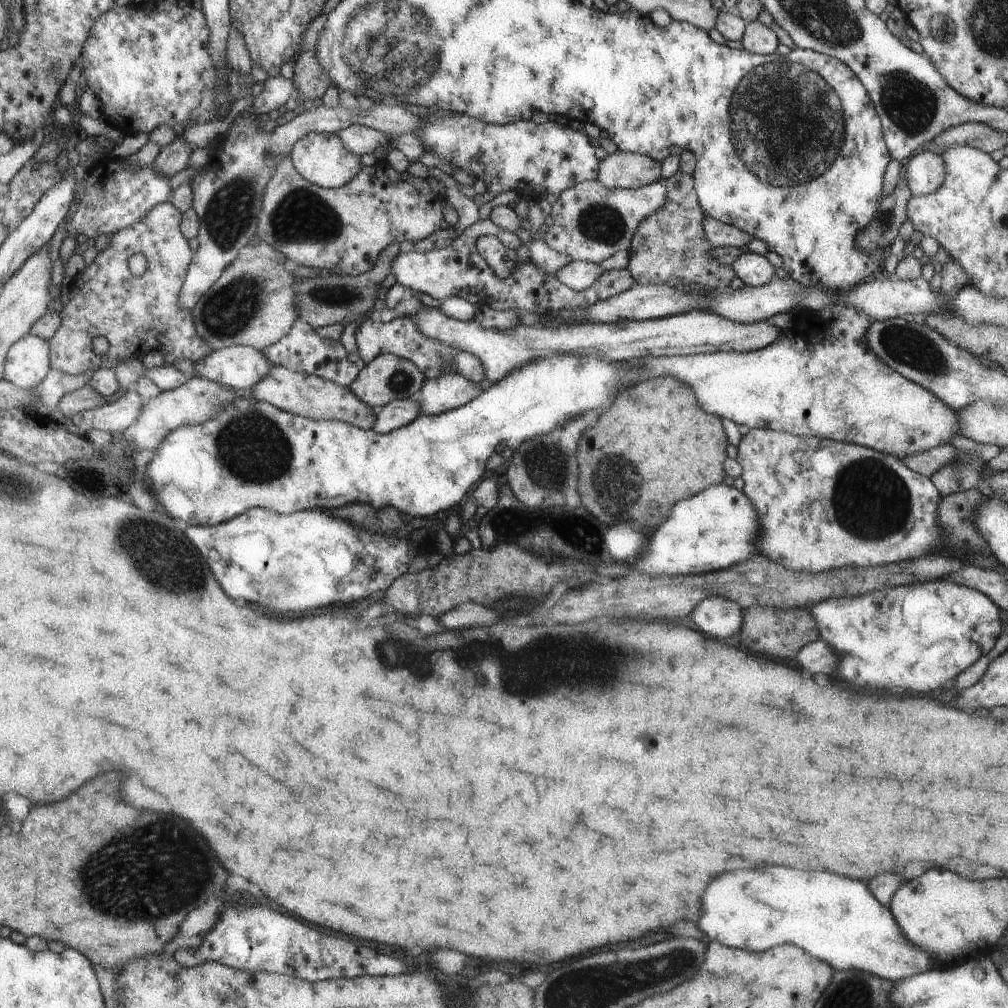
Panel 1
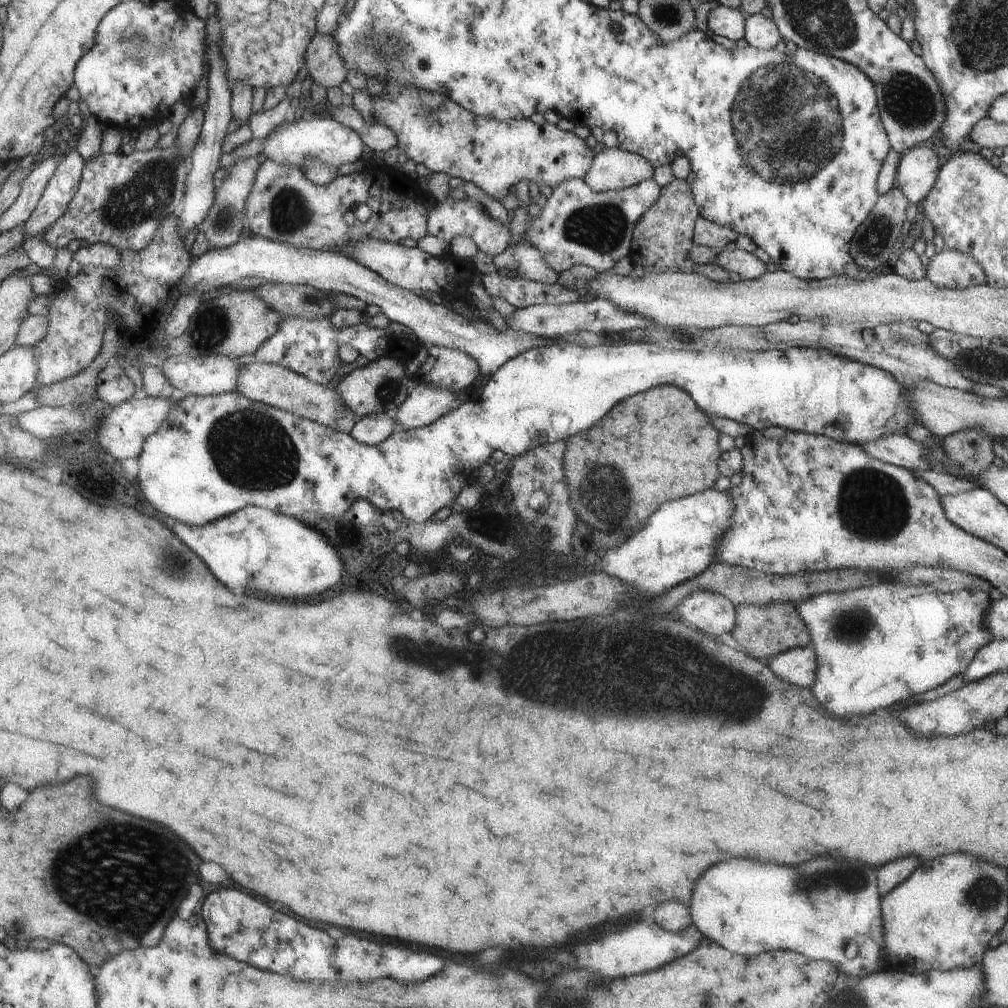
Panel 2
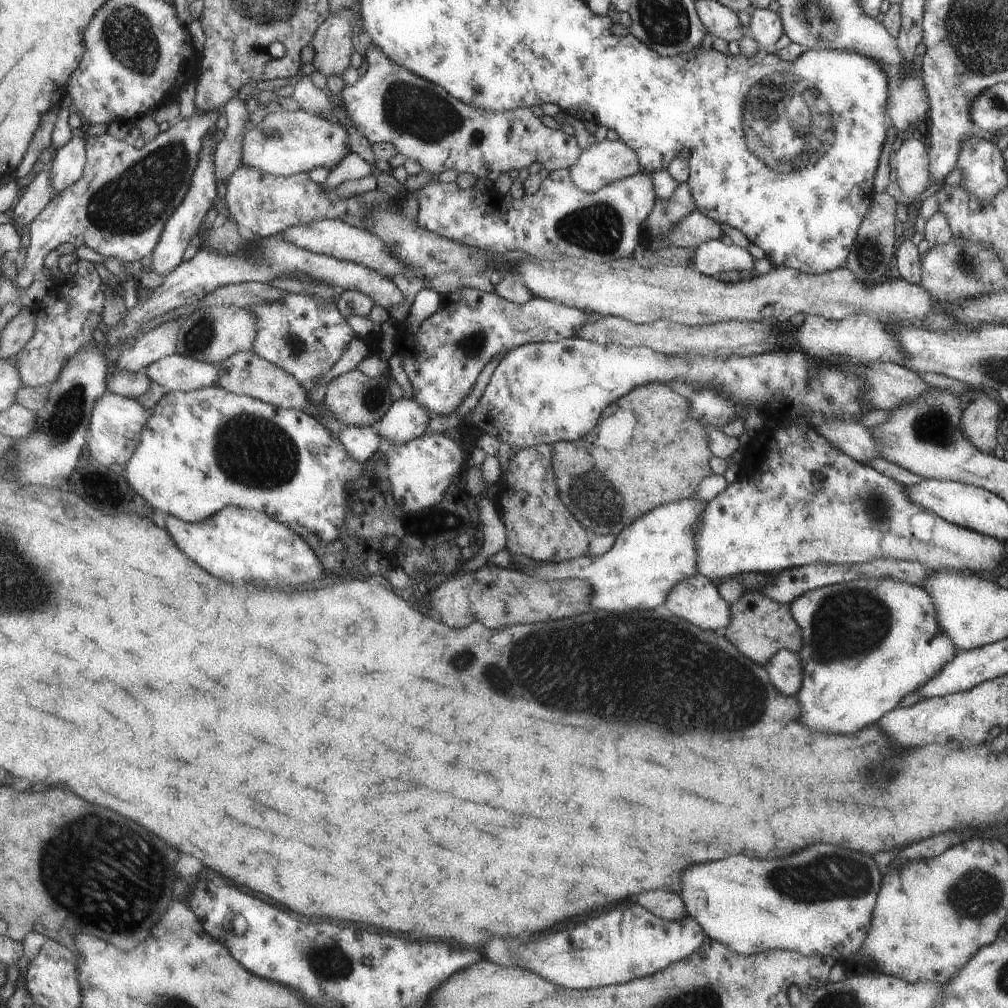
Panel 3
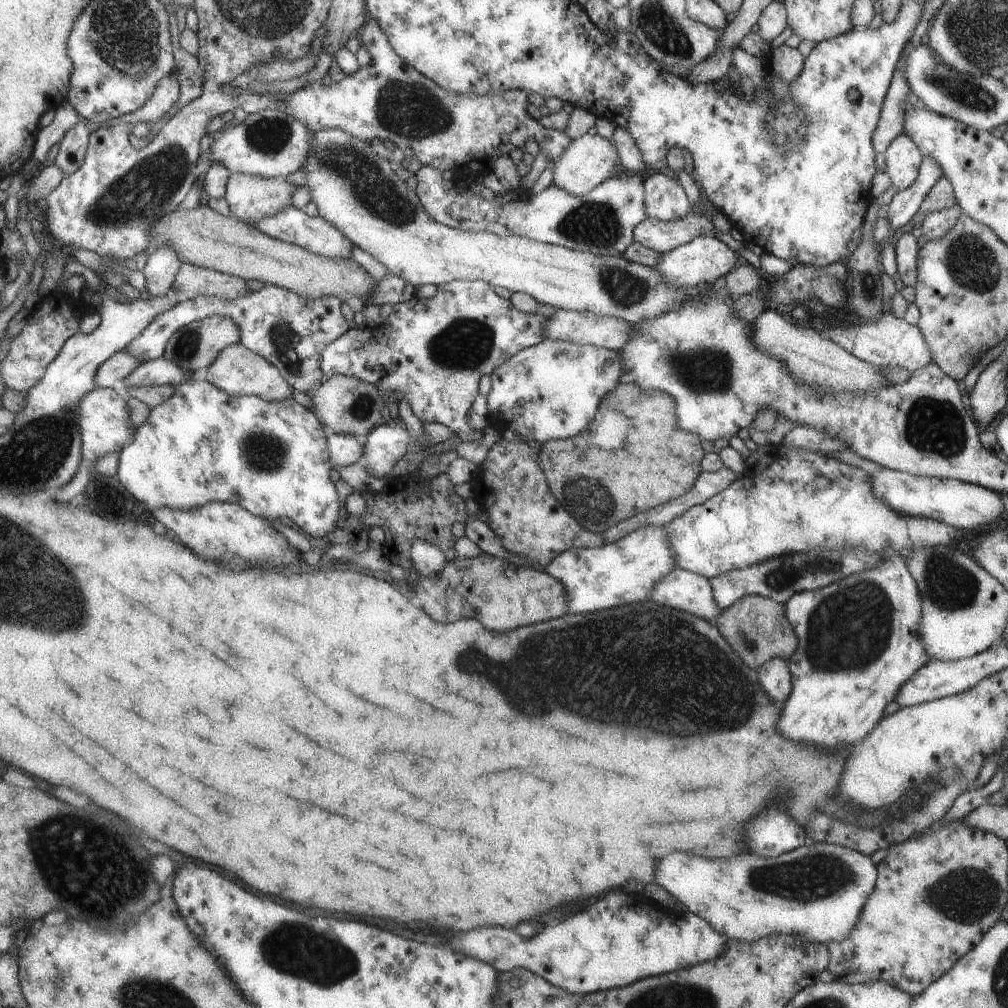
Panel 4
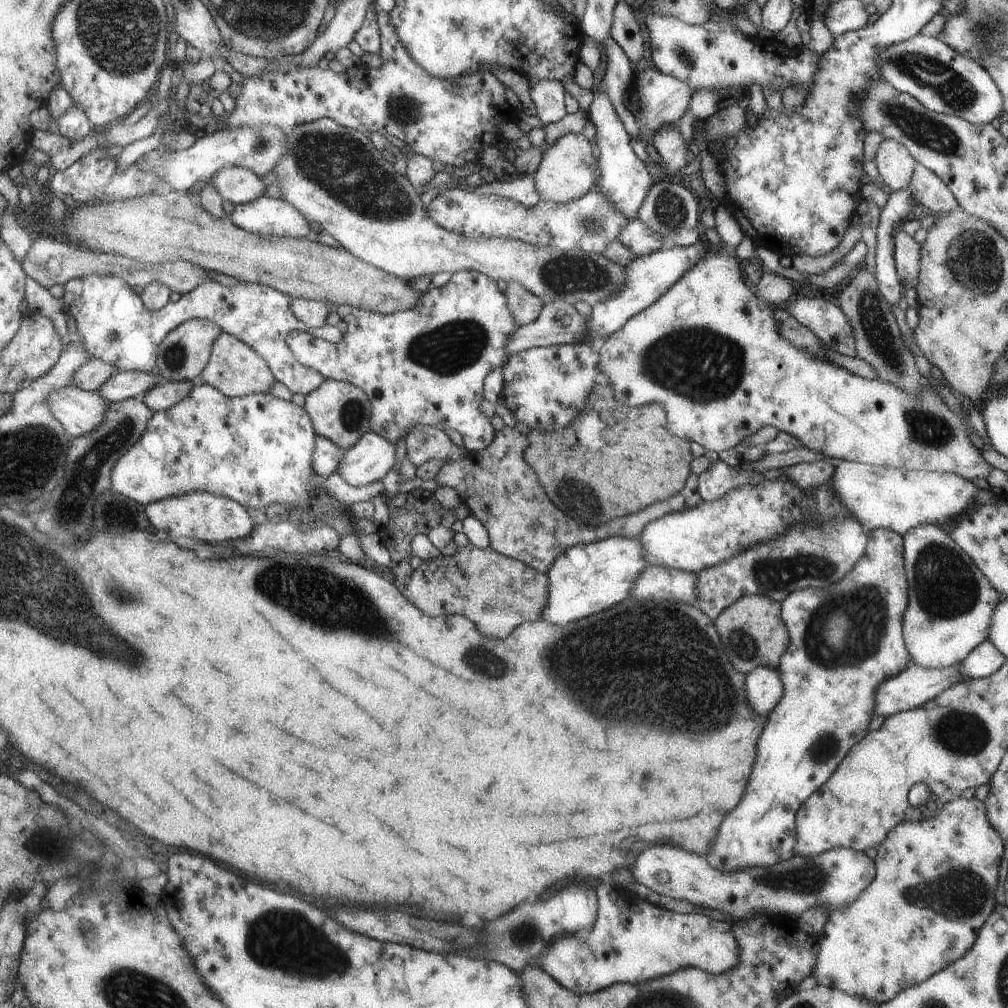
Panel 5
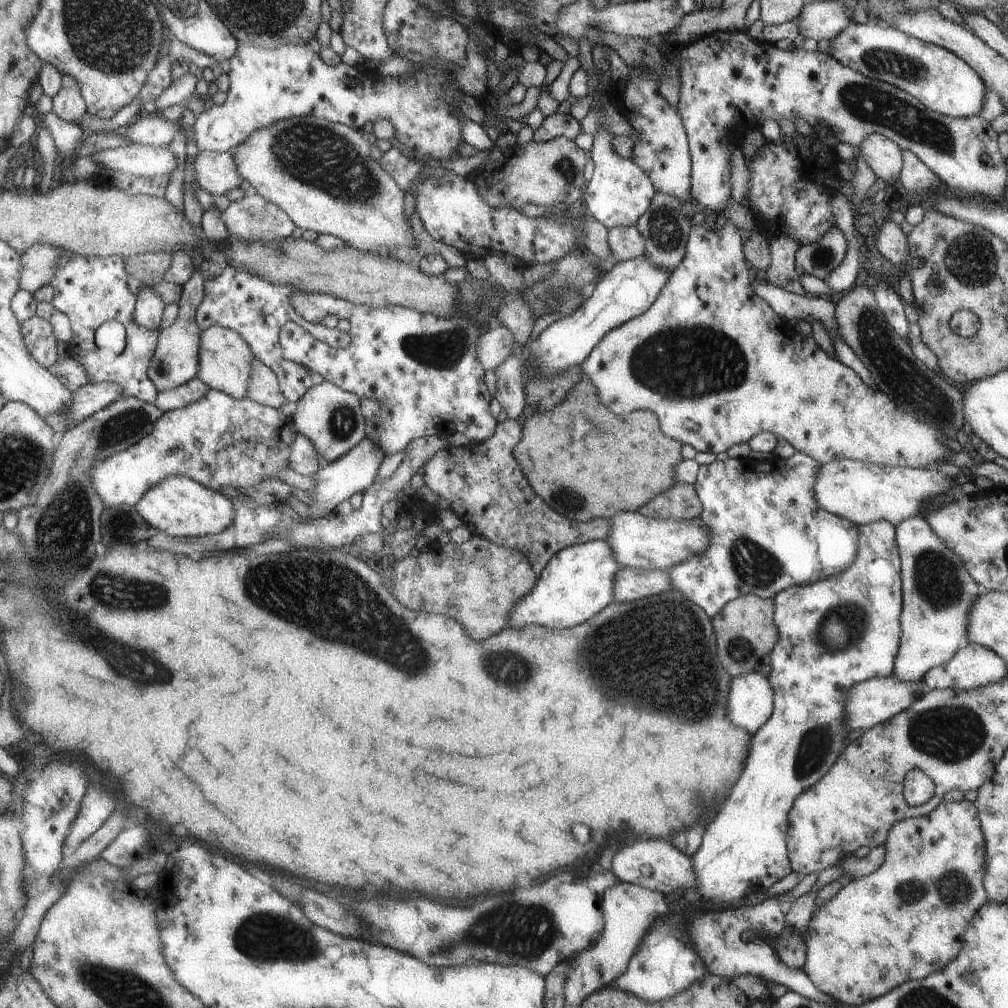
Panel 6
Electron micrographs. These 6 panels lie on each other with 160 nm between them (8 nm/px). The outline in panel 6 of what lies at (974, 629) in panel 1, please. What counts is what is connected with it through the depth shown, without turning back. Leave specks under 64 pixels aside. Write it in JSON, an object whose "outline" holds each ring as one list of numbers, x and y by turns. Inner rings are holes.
{"outline":[[878,520,864,525,858,525,859,542,856,548,856,559,849,568,836,575,828,576,823,580,806,584,793,585,785,588,785,592,778,592,771,600,775,605,773,620,779,633,779,639,771,652,771,670,766,676,773,689,772,713,771,716,751,735,750,746,748,748,747,762,744,770,740,772,740,778,728,791,727,798,720,804,709,824,704,828,703,838,700,847,692,854,692,868,696,873,695,888,697,892,706,900,711,900,715,904,725,904,739,900,754,892,767,890,774,882,781,880,783,876,792,870,791,862,788,859,787,830,788,812,792,804,805,789,815,784,836,762,837,757,843,750,847,736,847,729,844,727,844,698,847,691,855,683,873,678,886,677,892,674,897,651,900,642,900,612,903,610,903,578,900,576,900,553,896,544,895,526,889,521]]}

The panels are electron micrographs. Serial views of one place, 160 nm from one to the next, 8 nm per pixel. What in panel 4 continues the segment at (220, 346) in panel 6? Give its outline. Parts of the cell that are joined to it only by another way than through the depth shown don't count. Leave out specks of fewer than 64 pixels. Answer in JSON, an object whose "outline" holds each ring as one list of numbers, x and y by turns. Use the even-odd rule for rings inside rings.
{"outline":[[240,342,223,348,213,360,206,374,207,381,229,396,255,395,268,401,282,401,291,397,292,385,280,375,280,371,259,354,251,352]]}

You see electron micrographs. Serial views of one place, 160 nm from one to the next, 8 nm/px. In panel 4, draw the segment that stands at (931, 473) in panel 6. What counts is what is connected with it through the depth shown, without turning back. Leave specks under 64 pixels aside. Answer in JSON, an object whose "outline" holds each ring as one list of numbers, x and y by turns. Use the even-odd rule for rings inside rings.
{"outline":[[843,449,838,457,841,462,852,467,863,468,872,477,872,492,879,500,884,500,896,513,910,517,925,517,936,520,962,531,973,530,977,526,985,526,995,522,1001,516,1001,500,995,491,982,486,955,479,938,479,902,473,895,469,888,469,873,461,861,458,849,449]]}

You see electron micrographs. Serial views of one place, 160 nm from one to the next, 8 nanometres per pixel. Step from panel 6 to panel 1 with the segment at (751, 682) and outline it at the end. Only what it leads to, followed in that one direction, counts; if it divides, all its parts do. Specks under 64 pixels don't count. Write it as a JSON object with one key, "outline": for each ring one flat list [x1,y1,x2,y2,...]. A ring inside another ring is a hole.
{"outline":[[815,640,813,643,805,644,796,656,793,656,797,666,801,666,803,670,807,670,809,674,827,674,831,676,837,668,837,658,833,654,833,650,823,640]]}

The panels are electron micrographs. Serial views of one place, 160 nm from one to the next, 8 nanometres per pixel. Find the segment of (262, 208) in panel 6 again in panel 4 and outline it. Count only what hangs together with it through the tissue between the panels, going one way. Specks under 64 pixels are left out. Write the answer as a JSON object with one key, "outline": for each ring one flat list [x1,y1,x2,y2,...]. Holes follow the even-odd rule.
{"outline":[[291,205,285,207,283,211,278,212,273,217,265,217,264,219,258,220,256,223,253,221,251,225,267,236,292,245,297,245,307,252,324,257,350,259,351,249,355,247,352,241,329,221,326,221,319,215,316,217,309,217,303,213,303,210,296,209]]}

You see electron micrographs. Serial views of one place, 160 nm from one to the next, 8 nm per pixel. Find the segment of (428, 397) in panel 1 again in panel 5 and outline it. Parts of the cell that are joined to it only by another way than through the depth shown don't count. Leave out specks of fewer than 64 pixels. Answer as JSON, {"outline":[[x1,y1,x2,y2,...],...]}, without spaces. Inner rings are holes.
{"outline":[[369,430,361,435,359,442,355,443,339,461,335,472,350,485,361,486,373,481,381,481,382,476,393,466,395,445,387,442,386,438]]}

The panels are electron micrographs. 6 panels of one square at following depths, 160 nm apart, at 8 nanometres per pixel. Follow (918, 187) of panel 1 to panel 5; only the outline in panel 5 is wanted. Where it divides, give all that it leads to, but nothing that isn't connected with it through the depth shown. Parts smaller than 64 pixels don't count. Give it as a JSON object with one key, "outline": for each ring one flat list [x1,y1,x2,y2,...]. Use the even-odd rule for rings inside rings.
{"outline":[[892,138,878,144,873,160,883,184,893,191,908,184,916,163,909,151]]}

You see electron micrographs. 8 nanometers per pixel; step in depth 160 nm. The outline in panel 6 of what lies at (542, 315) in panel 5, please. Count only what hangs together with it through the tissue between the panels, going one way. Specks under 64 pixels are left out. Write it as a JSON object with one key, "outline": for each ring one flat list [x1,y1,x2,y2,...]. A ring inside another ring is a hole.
{"outline":[[501,324,493,325,476,340,476,356,485,370,495,368,513,349,512,332]]}

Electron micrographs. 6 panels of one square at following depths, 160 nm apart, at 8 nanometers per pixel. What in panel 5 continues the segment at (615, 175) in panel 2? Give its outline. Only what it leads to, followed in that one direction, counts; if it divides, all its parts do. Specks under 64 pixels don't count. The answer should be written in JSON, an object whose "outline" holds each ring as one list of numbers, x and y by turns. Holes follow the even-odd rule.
{"outline":[[581,133,566,134,559,137,540,158,537,170,529,175,534,180,533,188,538,198,554,203,564,203,583,196,594,186,595,176,599,176,598,166,595,166,595,156,591,154,591,144]]}

